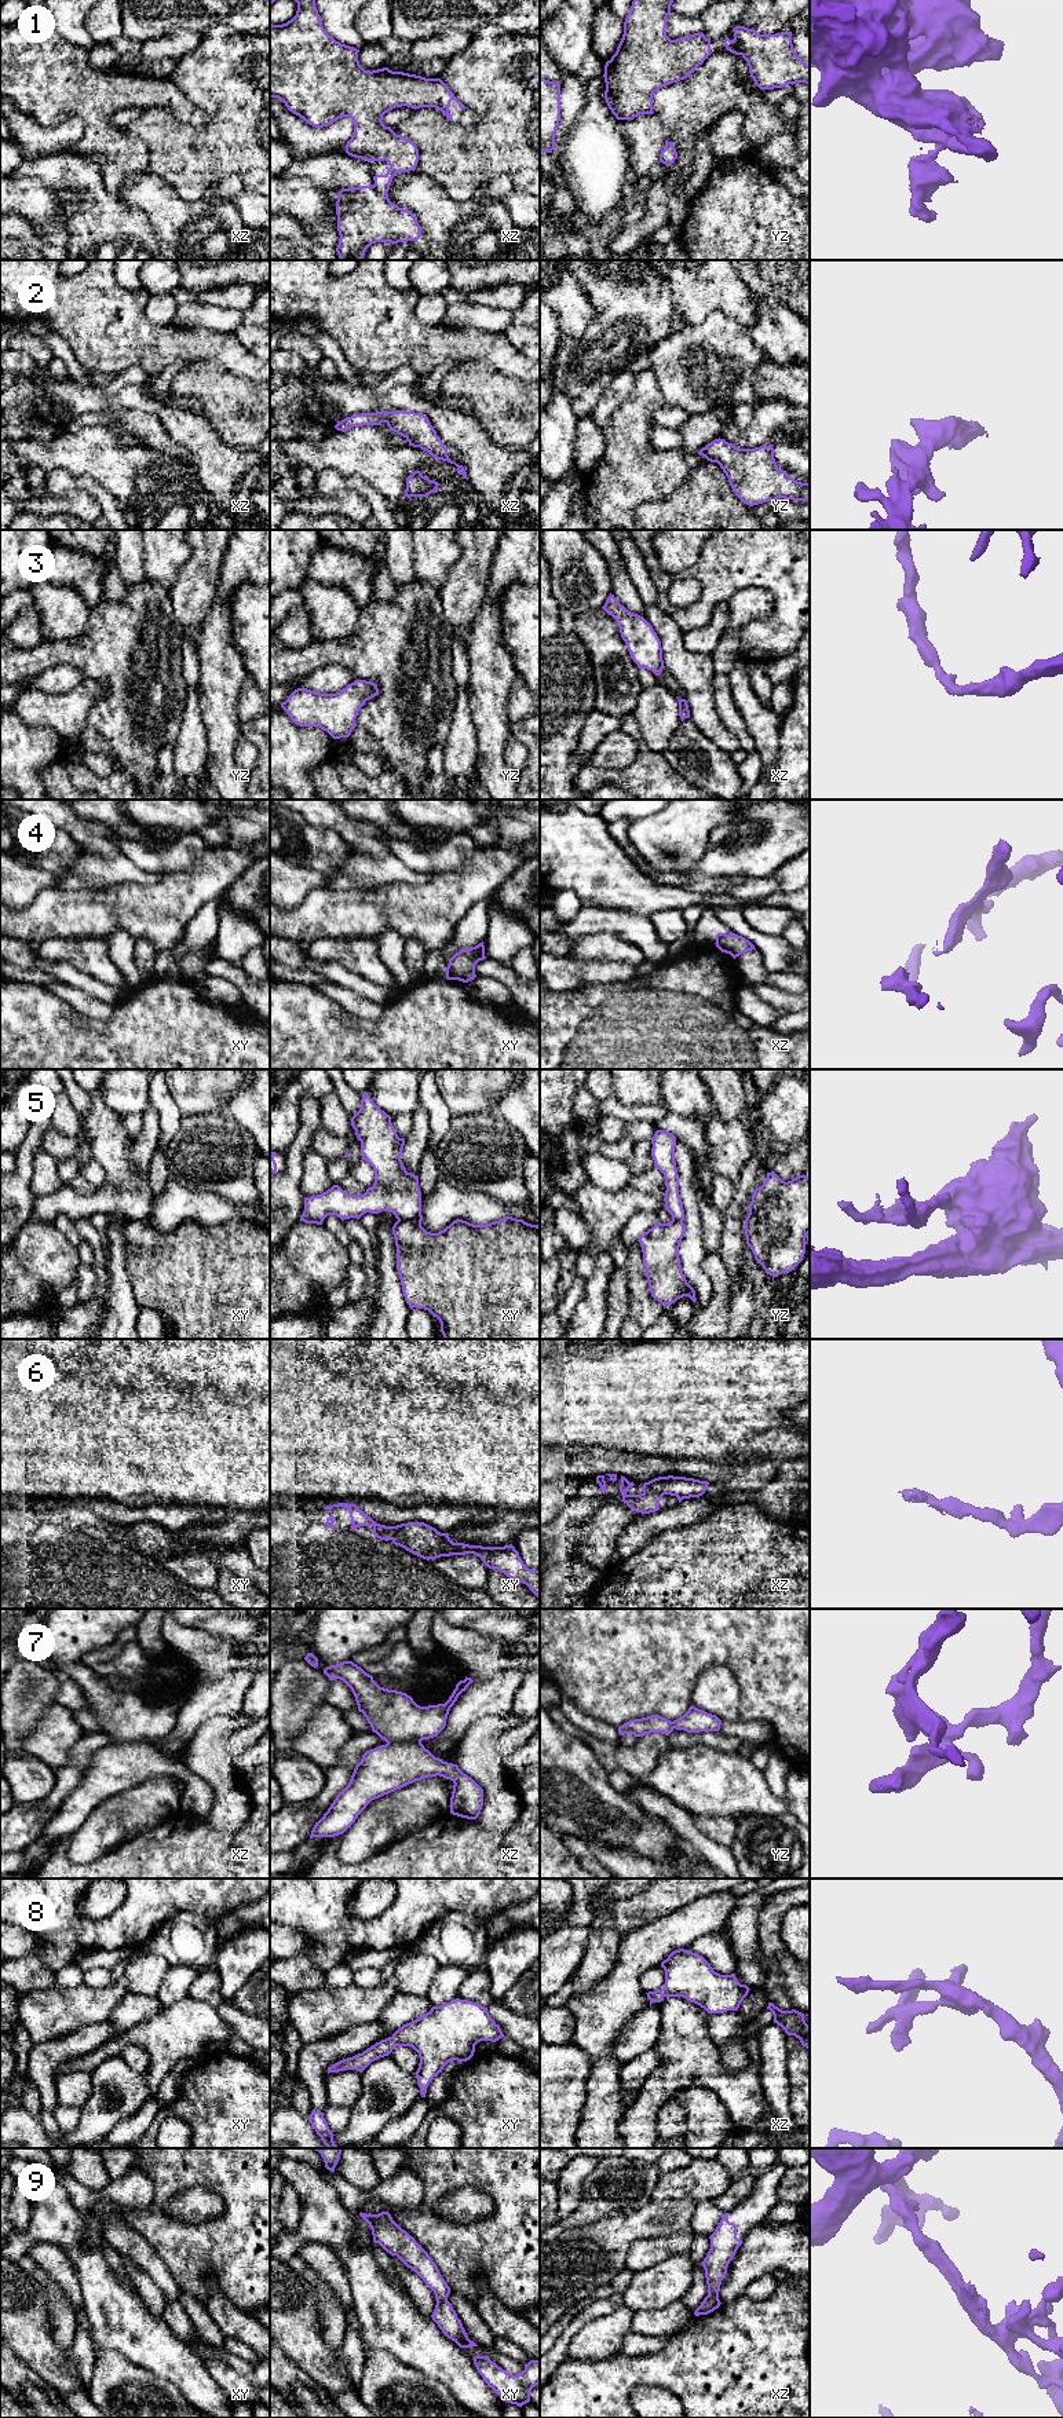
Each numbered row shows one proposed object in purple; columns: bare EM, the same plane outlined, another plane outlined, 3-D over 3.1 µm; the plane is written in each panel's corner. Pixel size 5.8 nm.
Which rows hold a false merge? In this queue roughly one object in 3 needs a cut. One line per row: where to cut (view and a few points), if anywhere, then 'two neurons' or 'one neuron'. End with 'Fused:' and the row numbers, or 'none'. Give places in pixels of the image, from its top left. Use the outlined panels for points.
1: cut xz (373, 185), (386, 194); two neurons
2: cut none; one neuron
3: cut none; one neuron
4: cut xy (448, 965), (456, 979); two neurons
5: cut xy (398, 1220), (416, 1220), (420, 1222); two neurons
6: cut none; one neuron
7: cut xz (420, 1741), (394, 1741), (387, 1744); two neurons
8: cut none; one neuron
9: cut xy (446, 2298), (437, 2303); two neurons
Fused: 1, 4, 5, 7, 9

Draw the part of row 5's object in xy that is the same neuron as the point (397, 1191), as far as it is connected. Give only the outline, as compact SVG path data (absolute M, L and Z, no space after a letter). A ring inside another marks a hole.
M362 1094L361 1108L351 1117L351 1126L361 1141L362 1160L375 1170L375 1184L364 1195L348 1195L339 1185L326 1192L304 1197L300 1221L322 1225L328 1215L341 1221L364 1214L390 1211L398 1221L423 1221L419 1177L408 1173L401 1153L405 1138L399 1138L391 1116Z

